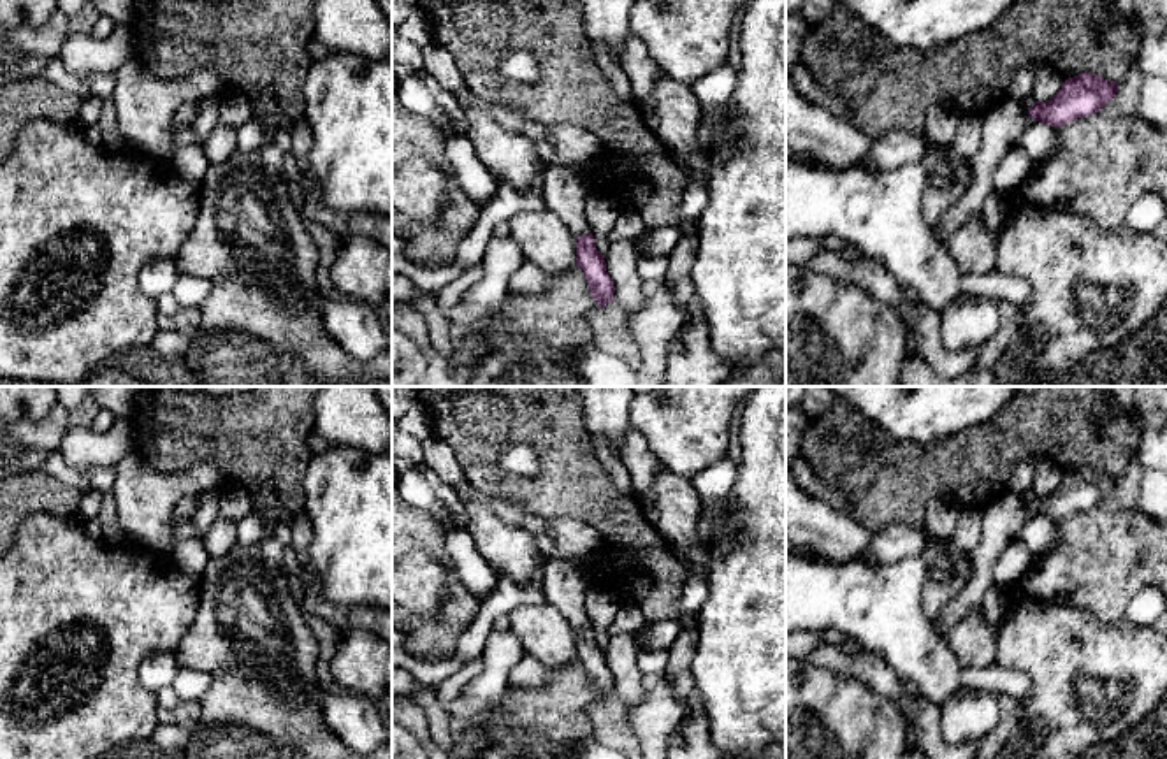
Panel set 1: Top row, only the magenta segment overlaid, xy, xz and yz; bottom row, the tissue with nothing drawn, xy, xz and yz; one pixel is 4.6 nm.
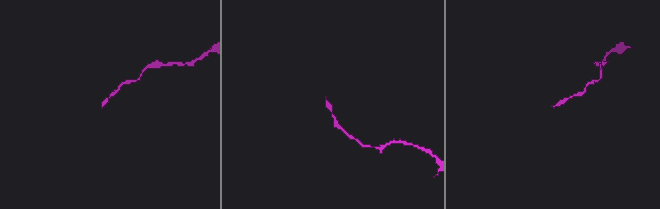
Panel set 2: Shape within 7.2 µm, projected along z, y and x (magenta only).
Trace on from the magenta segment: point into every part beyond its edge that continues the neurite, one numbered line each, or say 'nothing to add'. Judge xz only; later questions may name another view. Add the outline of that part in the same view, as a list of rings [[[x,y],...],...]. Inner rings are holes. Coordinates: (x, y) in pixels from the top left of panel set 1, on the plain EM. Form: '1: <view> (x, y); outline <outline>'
1: xz (565, 580); outline [[[548,559],[543,566],[543,594],[575,631],[591,627],[585,613],[585,594],[589,590],[589,566],[575,559]]]

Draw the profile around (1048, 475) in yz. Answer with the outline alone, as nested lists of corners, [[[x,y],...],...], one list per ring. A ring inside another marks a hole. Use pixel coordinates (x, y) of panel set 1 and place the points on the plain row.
[[[1044,459],[1035,466],[1032,490],[1035,495],[1051,494],[1063,480],[1065,473],[1051,460]]]

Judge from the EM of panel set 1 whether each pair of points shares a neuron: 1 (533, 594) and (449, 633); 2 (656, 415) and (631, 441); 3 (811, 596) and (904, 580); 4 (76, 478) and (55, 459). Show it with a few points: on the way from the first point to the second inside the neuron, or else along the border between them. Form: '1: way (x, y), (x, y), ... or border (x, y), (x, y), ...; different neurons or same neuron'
1: border (482, 603), (454, 652); different neurons
2: border (631, 424), (663, 466); different neurons
3: way (833, 596), (881, 596); same neuron
4: way (71, 477), (58, 464); same neuron

